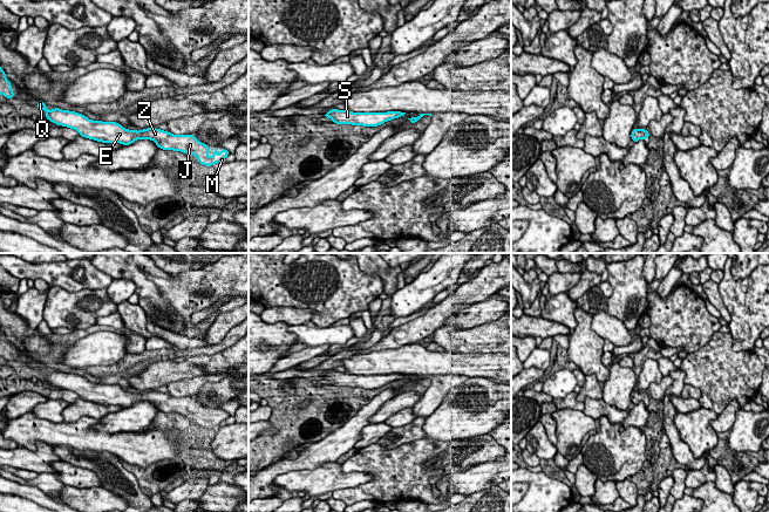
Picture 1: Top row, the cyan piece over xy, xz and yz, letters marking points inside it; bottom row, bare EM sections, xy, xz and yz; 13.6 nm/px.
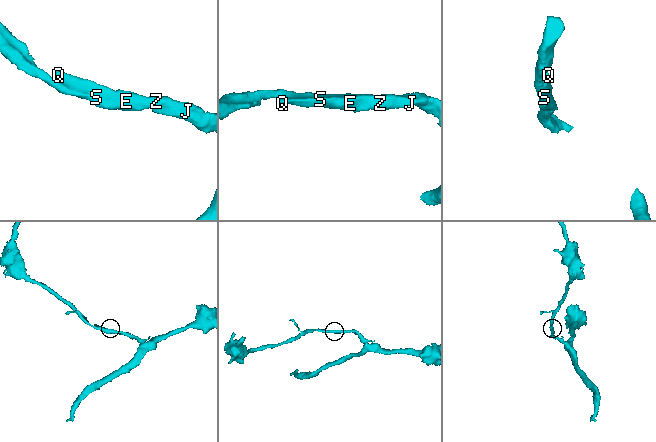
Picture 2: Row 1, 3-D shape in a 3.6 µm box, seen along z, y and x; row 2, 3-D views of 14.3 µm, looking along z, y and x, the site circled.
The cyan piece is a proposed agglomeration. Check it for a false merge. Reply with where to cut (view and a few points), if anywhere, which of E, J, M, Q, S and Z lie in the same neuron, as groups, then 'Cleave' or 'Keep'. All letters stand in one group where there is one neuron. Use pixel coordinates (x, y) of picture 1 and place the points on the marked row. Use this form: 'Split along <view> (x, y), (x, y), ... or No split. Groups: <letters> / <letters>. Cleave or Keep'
No split. Groups: E J M Q S Z. Keep

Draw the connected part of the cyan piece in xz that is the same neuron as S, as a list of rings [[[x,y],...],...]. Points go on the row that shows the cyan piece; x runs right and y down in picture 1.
[[[331,109],[324,117],[331,118],[336,124],[352,124],[362,127],[377,127],[384,122],[404,116],[402,111],[387,112],[353,112],[348,110]]]

